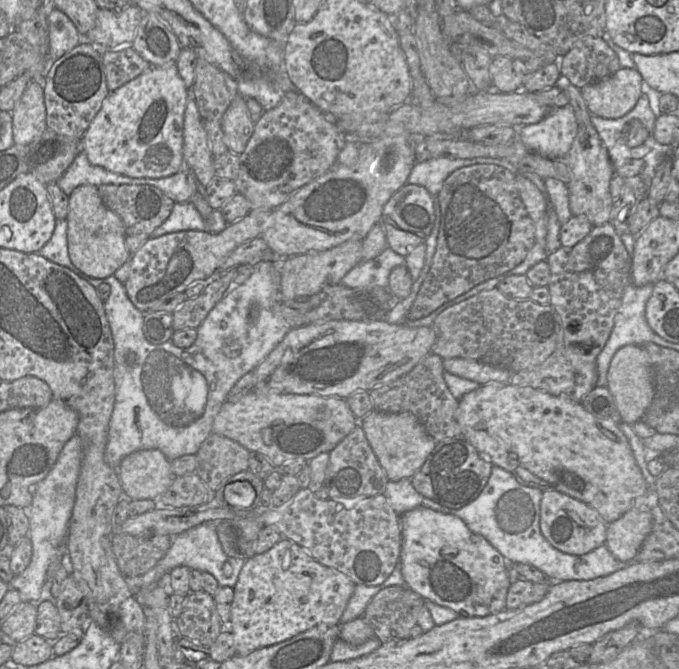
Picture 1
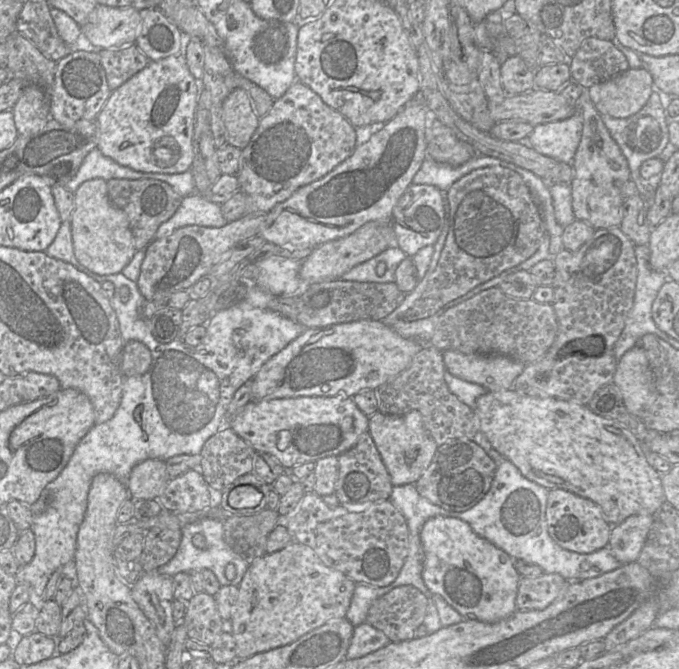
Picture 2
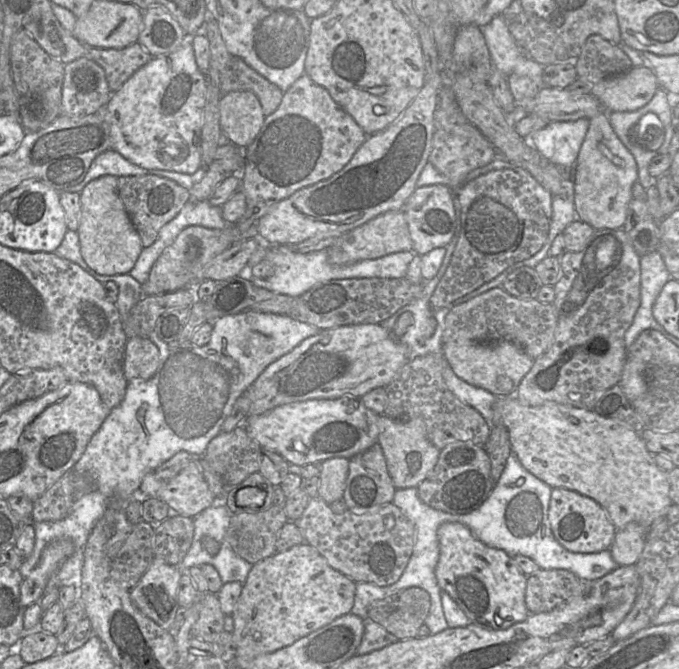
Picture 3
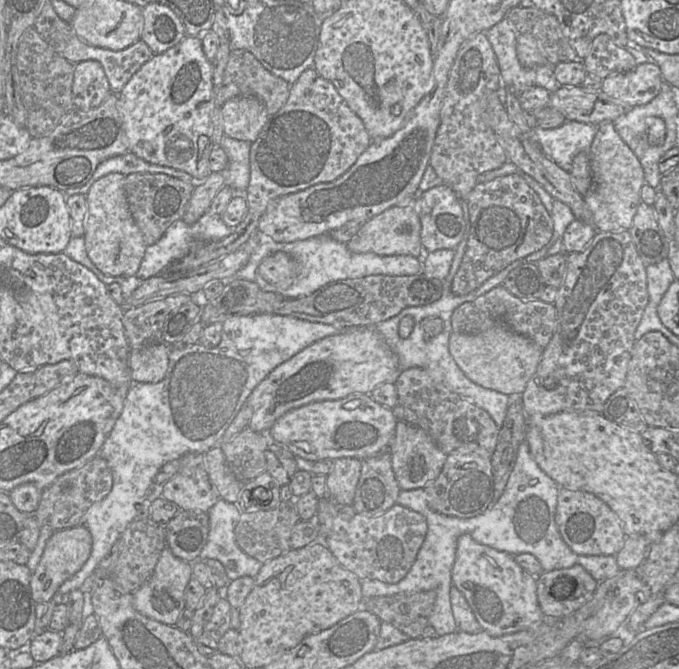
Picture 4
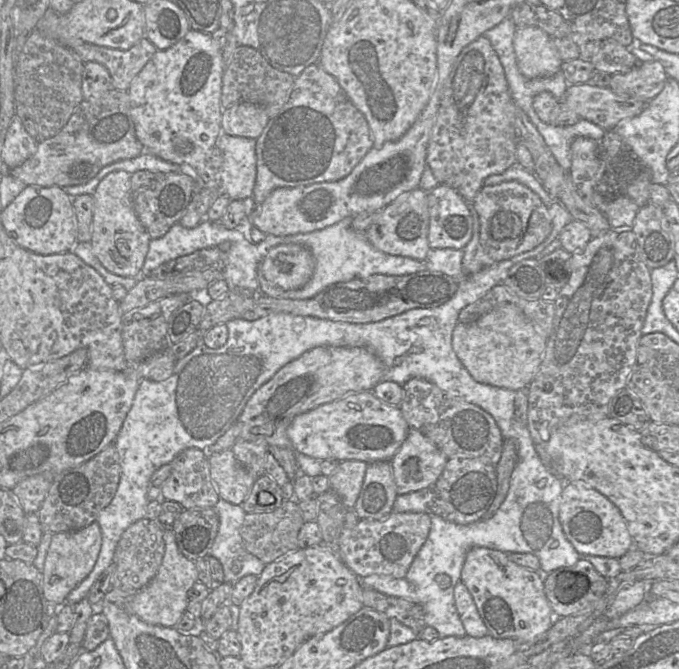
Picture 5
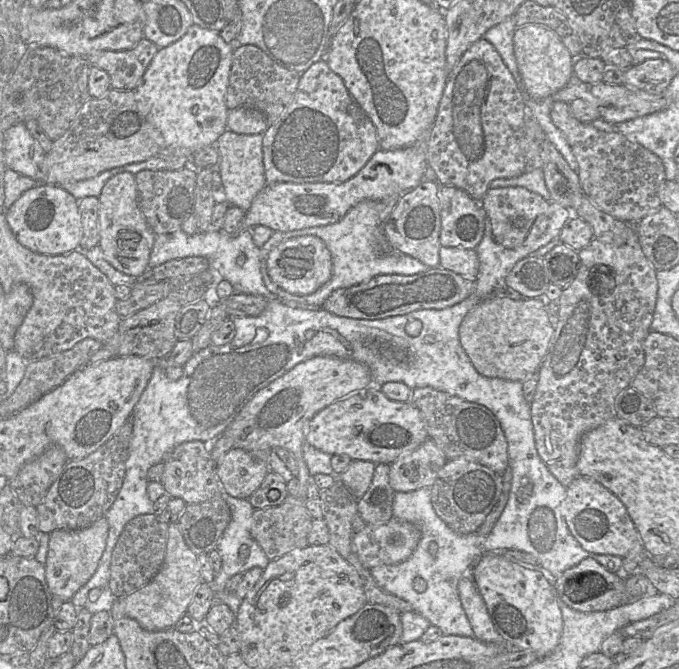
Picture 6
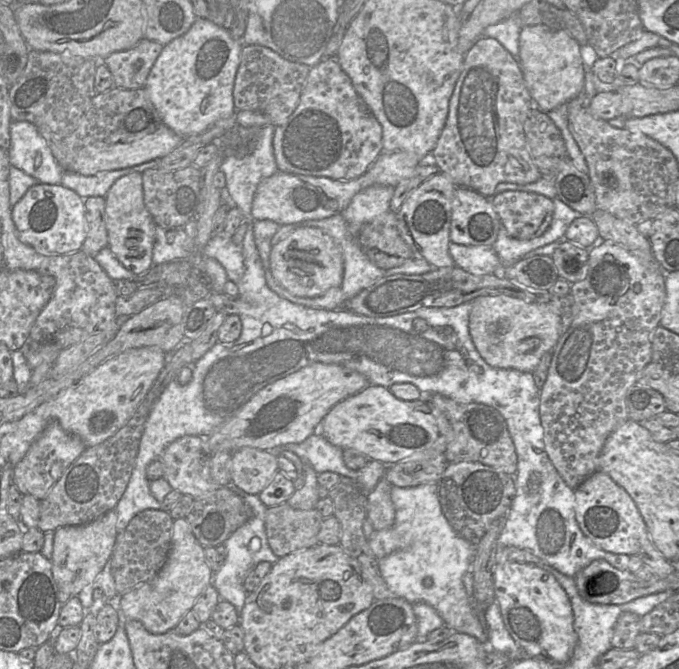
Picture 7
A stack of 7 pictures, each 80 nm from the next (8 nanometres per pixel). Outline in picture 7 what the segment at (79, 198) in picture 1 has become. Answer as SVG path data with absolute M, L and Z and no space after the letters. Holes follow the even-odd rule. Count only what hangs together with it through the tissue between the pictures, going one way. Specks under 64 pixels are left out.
M133 172L118 178L105 196L107 247L117 260L135 275L145 274L154 265L152 251L156 225L144 204L141 174Z

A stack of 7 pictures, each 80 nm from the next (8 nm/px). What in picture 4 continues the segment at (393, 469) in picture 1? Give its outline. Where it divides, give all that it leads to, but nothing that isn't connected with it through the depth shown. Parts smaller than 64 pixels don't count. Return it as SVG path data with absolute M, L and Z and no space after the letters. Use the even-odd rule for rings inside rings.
M397 421L388 451L392 470L401 490L423 489L438 477L446 461L446 454L423 429L404 421Z

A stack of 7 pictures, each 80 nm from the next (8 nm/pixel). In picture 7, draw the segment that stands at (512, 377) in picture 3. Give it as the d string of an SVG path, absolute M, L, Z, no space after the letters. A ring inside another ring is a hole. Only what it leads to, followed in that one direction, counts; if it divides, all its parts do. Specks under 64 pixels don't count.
M506 295L478 297L471 303L469 334L480 356L493 368L533 372L562 334L562 318L547 304Z

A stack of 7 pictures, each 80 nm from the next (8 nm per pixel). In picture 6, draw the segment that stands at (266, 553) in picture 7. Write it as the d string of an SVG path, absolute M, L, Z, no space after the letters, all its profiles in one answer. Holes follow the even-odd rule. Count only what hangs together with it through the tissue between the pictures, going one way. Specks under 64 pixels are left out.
M222 492L221 496L230 507L231 521L215 548L222 558L222 568L210 585L215 592L215 602L222 602L228 605L234 614L234 620L236 620L236 614L238 613L242 600L235 595L235 592L225 592L226 582L232 576L238 573L245 573L254 567L265 569L270 560L258 543L251 537L252 514L255 509L252 507L249 500L235 498L225 492Z

